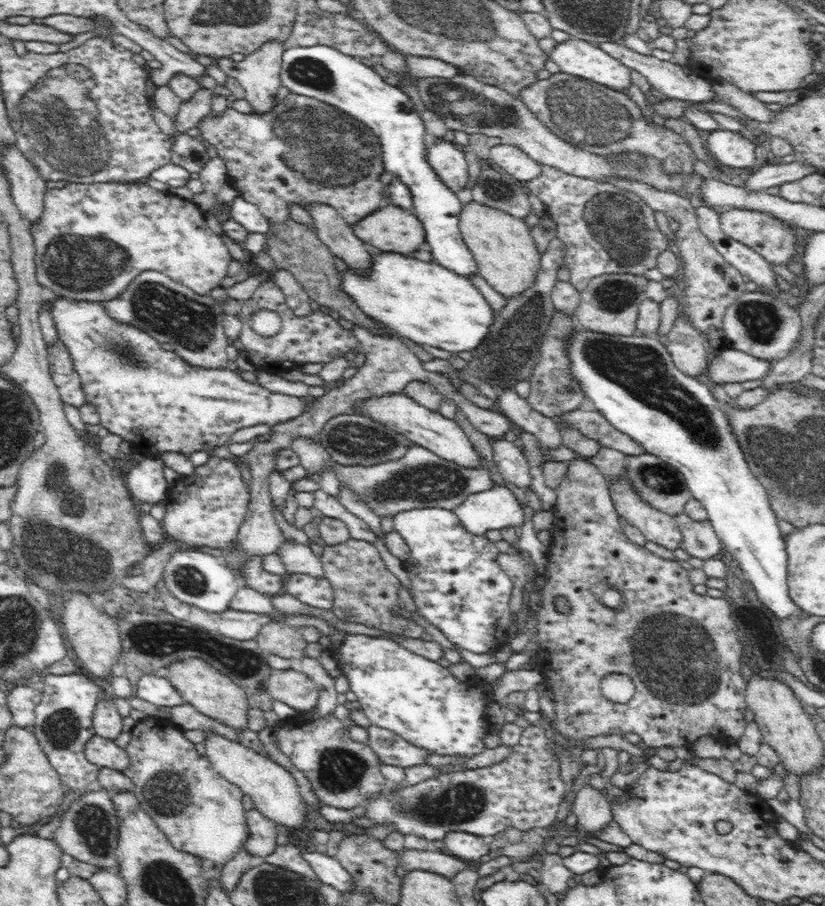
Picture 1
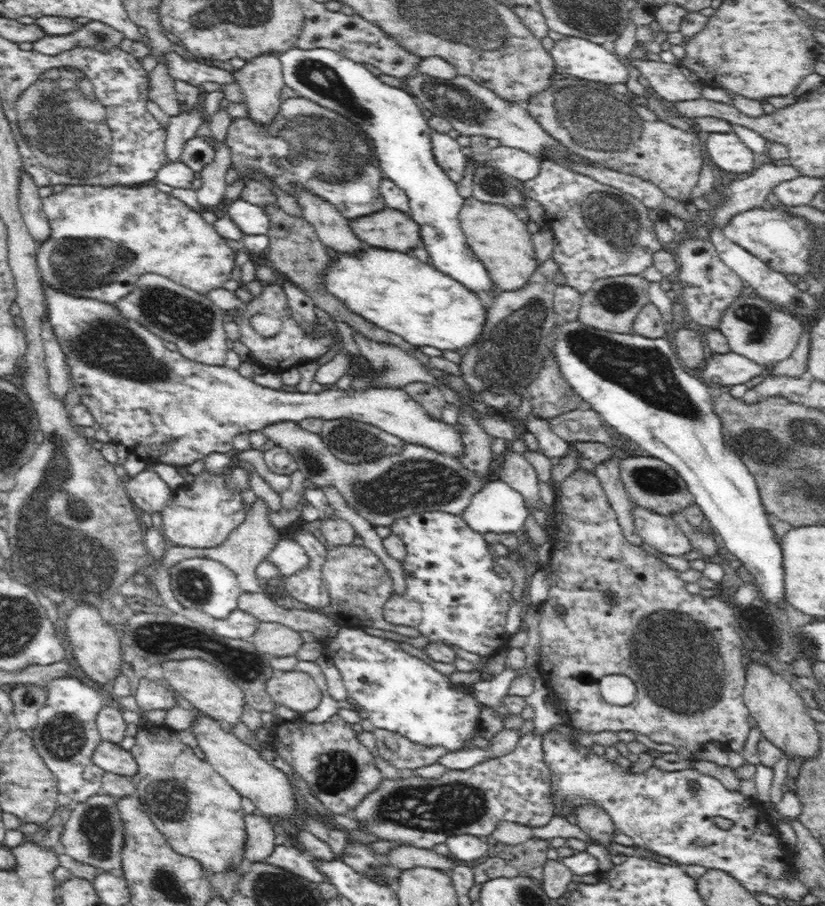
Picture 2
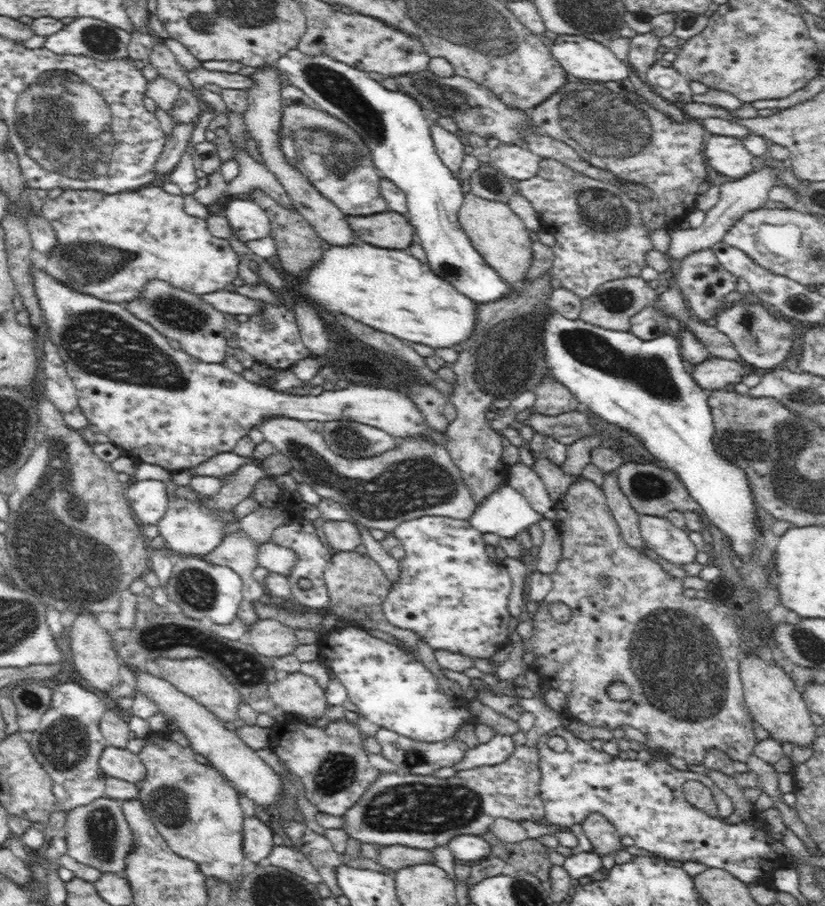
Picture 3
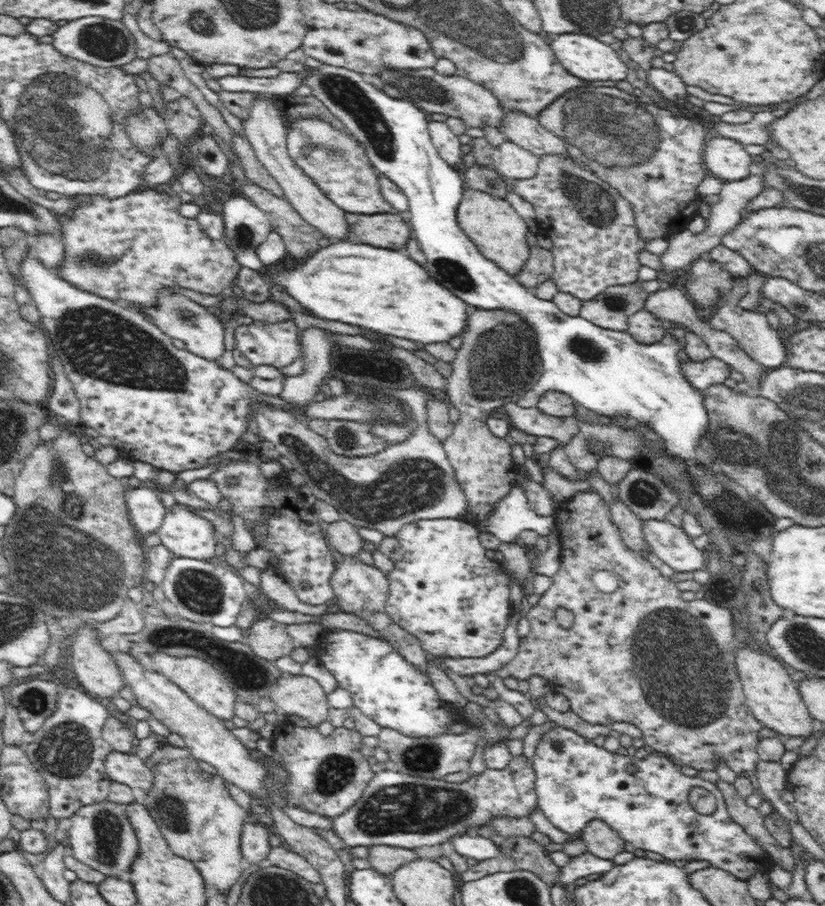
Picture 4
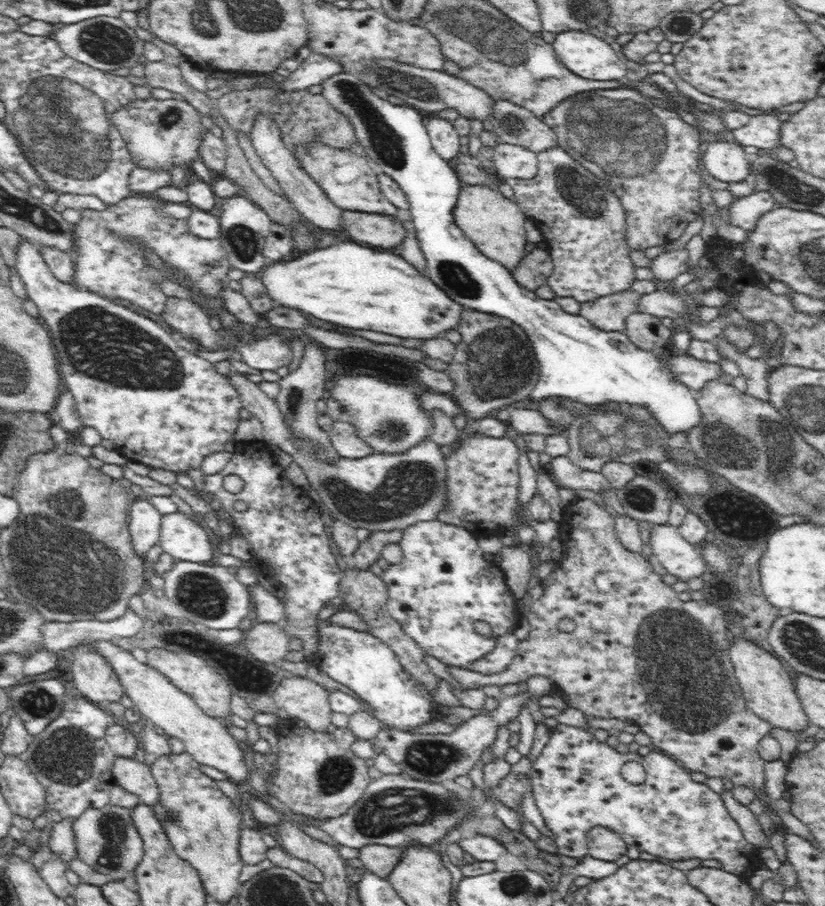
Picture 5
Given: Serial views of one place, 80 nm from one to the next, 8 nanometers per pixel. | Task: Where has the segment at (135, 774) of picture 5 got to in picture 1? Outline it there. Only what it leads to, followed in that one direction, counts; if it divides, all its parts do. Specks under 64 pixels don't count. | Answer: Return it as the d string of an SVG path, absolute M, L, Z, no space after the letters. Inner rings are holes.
M94 734L88 742L84 742L84 756L92 763L123 771L128 764L128 753L117 746L113 740Z

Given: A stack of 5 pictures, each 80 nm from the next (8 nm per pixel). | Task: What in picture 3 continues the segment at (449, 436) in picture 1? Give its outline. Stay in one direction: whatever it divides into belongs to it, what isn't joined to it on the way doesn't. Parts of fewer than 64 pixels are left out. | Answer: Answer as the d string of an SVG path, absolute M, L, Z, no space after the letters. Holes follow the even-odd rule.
M39 269L32 270L32 281L35 286L35 293L39 298L39 305L43 310L44 325L47 334L51 338L51 341L58 347L60 356L64 359L67 373L76 388L78 397L78 406L82 409L82 412L86 414L86 418L90 420L90 424L94 424L98 428L99 432L103 432L108 435L110 442L120 448L124 448L126 452L132 452L132 456L136 456L139 460L144 460L144 463L156 464L162 466L166 470L170 471L181 471L184 468L195 468L199 464L202 464L208 458L216 456L223 452L232 452L234 445L240 438L247 436L251 428L259 426L264 418L270 417L288 417L299 421L306 420L319 420L320 422L328 422L332 420L353 420L360 422L360 424L367 424L374 428L379 428L384 432L395 437L397 440L408 439L410 437L422 437L428 438L428 441L434 443L434 445L445 446L448 440L447 431L440 432L435 428L432 428L425 419L424 413L417 407L417 404L406 394L406 392L398 391L394 389L384 388L373 388L363 385L349 385L349 387L343 390L325 390L319 395L293 395L292 393L278 392L272 388L265 387L259 384L248 382L240 373L233 372L228 367L220 363L207 363L202 362L200 359L196 359L188 353L182 350L175 350L168 343L168 339L160 334L160 331L154 329L147 322L142 319L134 317L132 312L127 308L120 306L120 303L106 302L103 299L99 299L90 295L85 295L75 290L70 289L68 285L56 281L55 278L50 277L46 271L40 271Z

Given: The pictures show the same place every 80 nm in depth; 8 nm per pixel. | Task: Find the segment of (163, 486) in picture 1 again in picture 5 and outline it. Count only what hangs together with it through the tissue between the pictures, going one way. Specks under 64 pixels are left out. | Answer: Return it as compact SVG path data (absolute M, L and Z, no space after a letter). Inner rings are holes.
M133 496L129 514L129 531L136 554L142 556L159 542L162 514L144 496Z

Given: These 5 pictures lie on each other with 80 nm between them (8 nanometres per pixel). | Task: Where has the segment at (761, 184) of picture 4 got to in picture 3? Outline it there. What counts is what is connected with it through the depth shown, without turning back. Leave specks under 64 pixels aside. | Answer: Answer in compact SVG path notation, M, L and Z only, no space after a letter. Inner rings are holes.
M764 166L760 171L752 171L751 174L742 179L722 184L720 186L720 200L715 206L705 212L705 219L700 227L689 227L684 230L675 229L670 232L672 242L670 242L670 248L667 251L670 254L670 258L680 260L680 258L684 258L688 254L711 248L716 242L721 242L726 232L732 228L732 225L740 216L750 210L764 207L764 204L769 200L769 190L778 185L779 182L780 171L769 166Z

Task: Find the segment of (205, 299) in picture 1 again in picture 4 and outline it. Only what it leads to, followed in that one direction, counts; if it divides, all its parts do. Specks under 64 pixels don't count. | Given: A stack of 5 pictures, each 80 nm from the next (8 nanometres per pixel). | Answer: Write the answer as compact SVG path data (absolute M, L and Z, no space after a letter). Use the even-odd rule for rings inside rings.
M162 286L156 294L156 304L144 308L144 316L151 322L155 323L164 334L172 338L182 340L185 349L208 359L216 361L224 354L224 322L220 315L212 313L208 307L202 306L193 300L190 300L183 294L173 292L168 286Z

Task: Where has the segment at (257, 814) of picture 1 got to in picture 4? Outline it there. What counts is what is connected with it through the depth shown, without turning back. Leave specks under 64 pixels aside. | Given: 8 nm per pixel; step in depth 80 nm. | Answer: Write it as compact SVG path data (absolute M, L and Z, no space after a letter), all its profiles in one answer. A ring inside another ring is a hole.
M249 819L244 823L241 832L241 855L252 865L258 865L270 852L270 839L265 825Z

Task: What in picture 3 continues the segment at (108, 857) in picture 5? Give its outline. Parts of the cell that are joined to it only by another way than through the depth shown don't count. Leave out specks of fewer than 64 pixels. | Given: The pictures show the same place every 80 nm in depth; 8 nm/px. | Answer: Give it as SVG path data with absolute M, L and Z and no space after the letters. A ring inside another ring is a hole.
M100 797L86 806L76 807L67 814L65 828L66 854L81 864L96 868L102 873L125 870L128 852L132 850L132 831L122 812L121 801Z

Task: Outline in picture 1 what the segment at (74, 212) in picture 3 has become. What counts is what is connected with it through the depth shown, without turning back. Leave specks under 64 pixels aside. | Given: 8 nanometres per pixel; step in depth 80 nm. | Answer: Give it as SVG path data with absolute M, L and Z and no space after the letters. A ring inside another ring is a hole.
M104 182L103 184L71 183L64 188L48 189L44 197L43 212L40 214L40 218L35 222L29 222L29 226L31 236L35 242L36 280L38 280L42 286L45 286L51 295L65 296L66 298L77 301L94 301L95 303L100 303L102 300L112 300L112 298L116 298L120 292L124 292L124 289L129 283L145 270L163 272L172 280L190 288L190 290L196 292L196 294L211 295L212 291L218 288L220 289L220 280L226 276L228 264L233 259L227 247L222 243L221 236L208 227L205 211L196 203L192 200L186 201L184 198L180 198L169 191L154 190L145 185L144 182Z

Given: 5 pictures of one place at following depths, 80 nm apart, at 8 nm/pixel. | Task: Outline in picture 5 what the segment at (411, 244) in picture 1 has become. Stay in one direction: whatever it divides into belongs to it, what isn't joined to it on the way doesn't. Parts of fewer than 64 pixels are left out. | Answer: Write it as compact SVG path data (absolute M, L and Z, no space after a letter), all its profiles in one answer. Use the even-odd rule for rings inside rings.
M343 211L343 222L343 228L352 240L370 246L394 248L402 244L407 235L402 222L390 215Z

